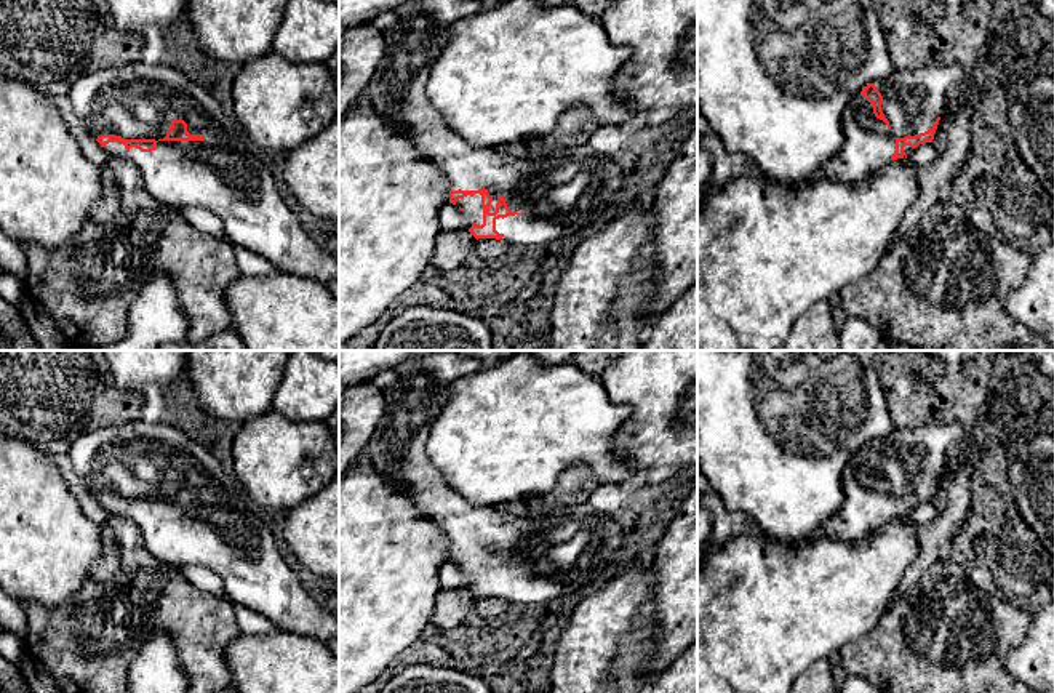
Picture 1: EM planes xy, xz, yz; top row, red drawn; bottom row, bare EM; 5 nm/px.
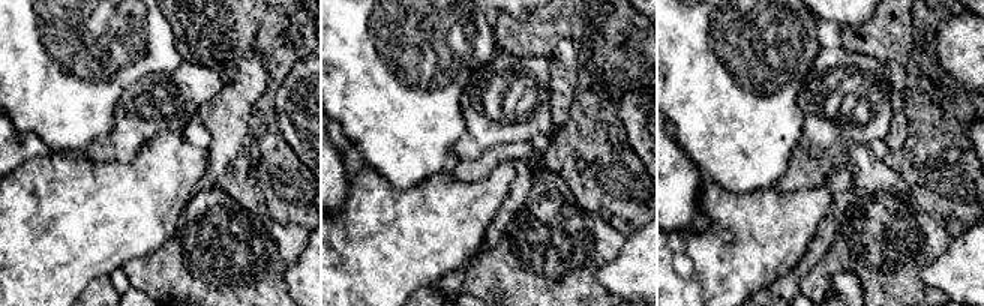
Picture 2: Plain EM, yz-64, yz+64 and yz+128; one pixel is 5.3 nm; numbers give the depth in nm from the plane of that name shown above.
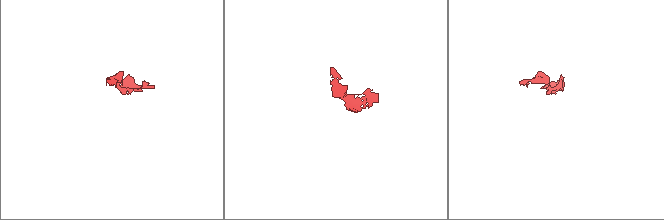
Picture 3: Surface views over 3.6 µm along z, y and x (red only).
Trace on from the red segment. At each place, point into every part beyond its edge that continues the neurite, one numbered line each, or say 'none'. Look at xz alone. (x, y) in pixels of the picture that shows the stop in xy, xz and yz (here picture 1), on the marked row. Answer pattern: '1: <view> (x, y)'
1: xz (560, 192)

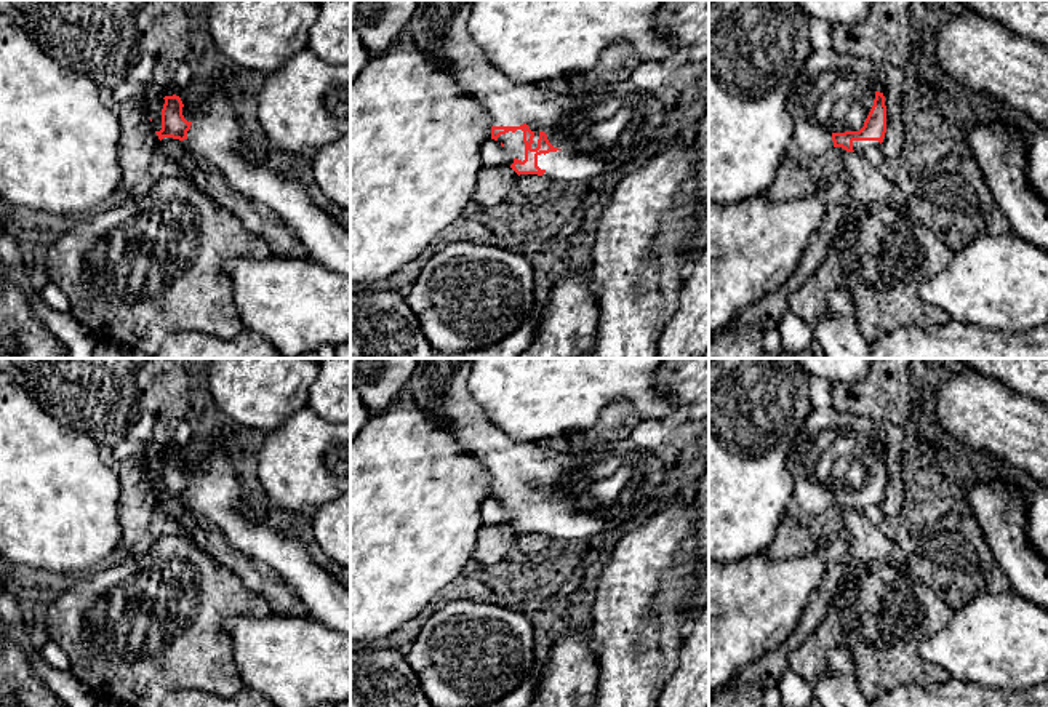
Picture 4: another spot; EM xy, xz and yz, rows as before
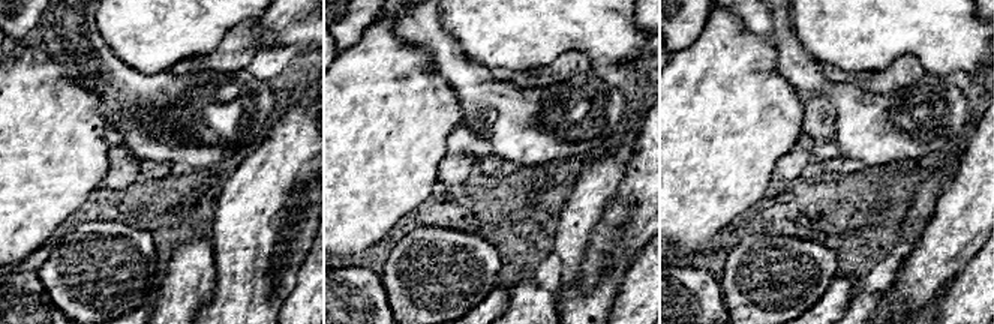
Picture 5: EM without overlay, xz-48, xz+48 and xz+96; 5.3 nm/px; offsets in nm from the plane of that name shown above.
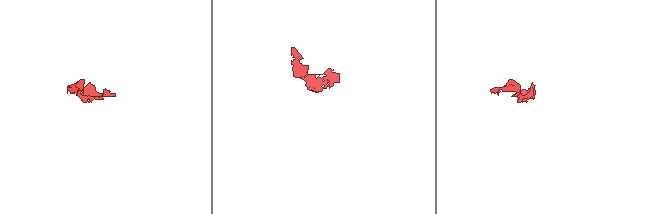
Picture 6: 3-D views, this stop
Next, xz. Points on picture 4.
1: xz (602, 128)

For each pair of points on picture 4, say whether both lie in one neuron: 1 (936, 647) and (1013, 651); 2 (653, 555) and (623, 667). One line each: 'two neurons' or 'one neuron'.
1: one neuron
2: one neuron

